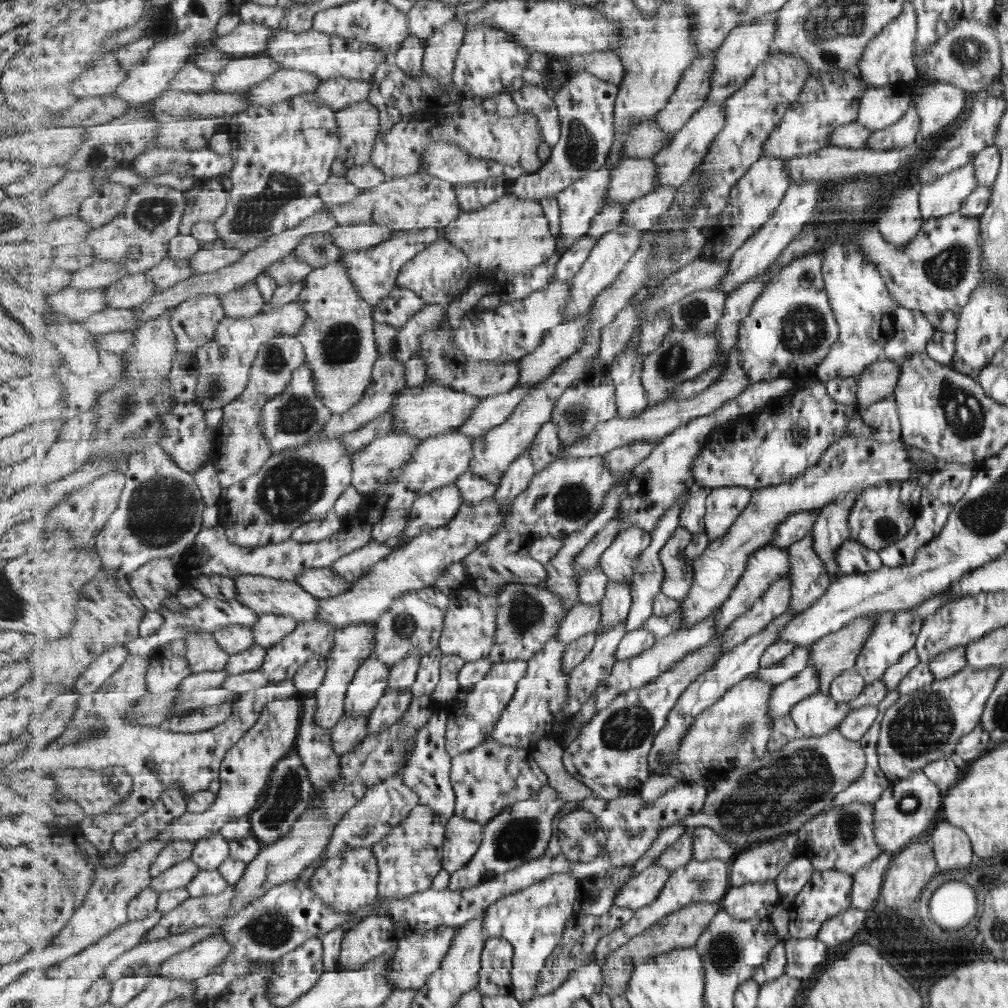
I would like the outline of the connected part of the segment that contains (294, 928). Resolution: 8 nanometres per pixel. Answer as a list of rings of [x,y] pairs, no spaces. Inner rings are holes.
[[[293,881],[280,884],[265,893],[263,898],[250,904],[237,916],[228,918],[221,931],[214,936],[223,936],[225,942],[233,944],[232,953],[223,965],[215,968],[215,972],[195,978],[197,992],[195,1000],[205,1005],[207,1000],[222,993],[231,981],[245,978],[261,965],[278,962],[288,952],[308,942],[311,938],[337,930],[339,926],[351,922],[355,913],[338,913],[328,907],[324,900],[313,890],[309,881]]]

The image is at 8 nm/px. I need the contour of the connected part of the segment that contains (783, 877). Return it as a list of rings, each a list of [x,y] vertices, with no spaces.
[[[801,856],[790,862],[775,879],[780,891],[779,905],[788,907],[809,882],[817,865],[807,856]]]

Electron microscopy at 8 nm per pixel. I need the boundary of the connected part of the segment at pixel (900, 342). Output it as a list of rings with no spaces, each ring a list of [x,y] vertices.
[[[901,307],[893,311],[892,318],[894,333],[883,346],[882,358],[899,363],[916,352],[924,352],[934,331],[927,318],[917,310]]]

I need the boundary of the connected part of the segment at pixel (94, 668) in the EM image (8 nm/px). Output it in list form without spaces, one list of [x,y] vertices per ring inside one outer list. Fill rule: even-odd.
[[[122,645],[113,647],[93,664],[86,672],[79,678],[77,688],[87,694],[87,692],[97,692],[103,684],[117,673],[121,666],[127,661],[127,658],[132,655],[132,650],[127,649],[127,646]]]

